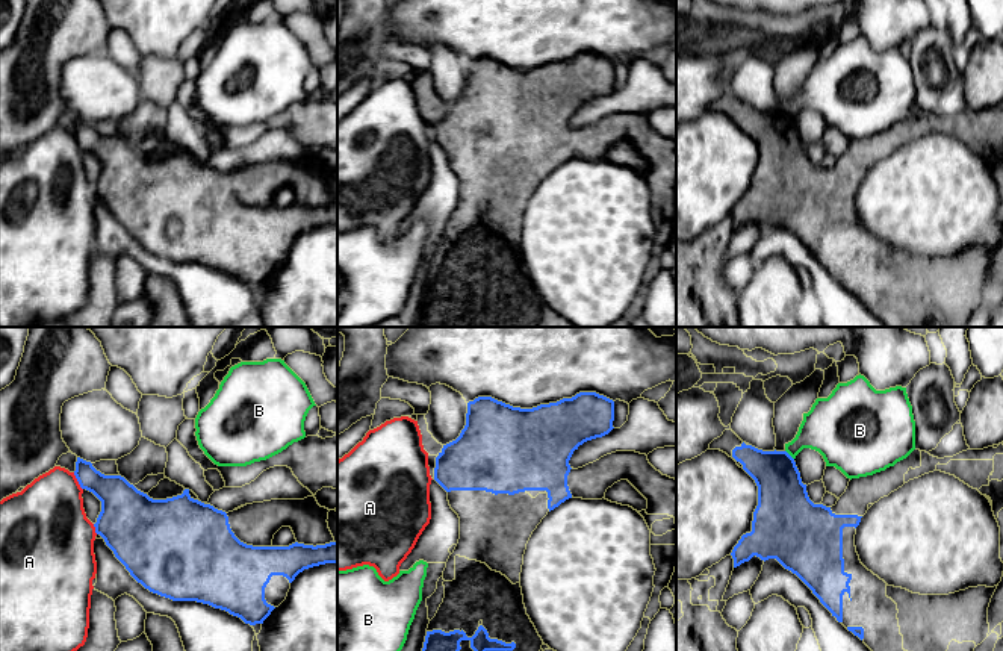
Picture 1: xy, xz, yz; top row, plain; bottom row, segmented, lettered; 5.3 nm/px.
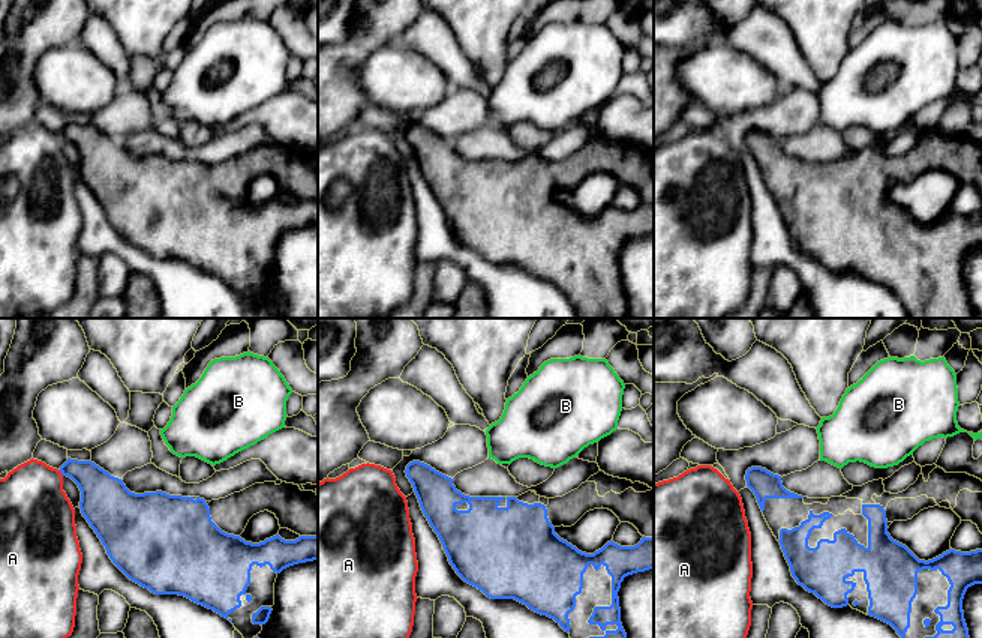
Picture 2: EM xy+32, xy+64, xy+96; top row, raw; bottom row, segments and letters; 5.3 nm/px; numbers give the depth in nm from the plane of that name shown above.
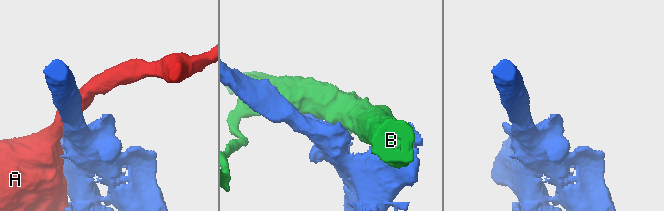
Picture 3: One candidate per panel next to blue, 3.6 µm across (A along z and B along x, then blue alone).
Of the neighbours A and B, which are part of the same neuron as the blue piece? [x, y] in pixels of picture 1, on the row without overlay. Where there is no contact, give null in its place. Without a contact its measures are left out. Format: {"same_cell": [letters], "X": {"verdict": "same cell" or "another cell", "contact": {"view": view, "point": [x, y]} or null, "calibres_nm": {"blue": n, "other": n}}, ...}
{"same_cell": [], "A": {"verdict": "another cell", "contact": {"view": "xy", "point": [77, 141]}, "calibres_nm": {"blue": 200, "other": 400}}, "B": {"verdict": "another cell", "contact": {"view": "yz", "point": [788, 115]}, "calibres_nm": {"blue": 280, "other": 260}}}

